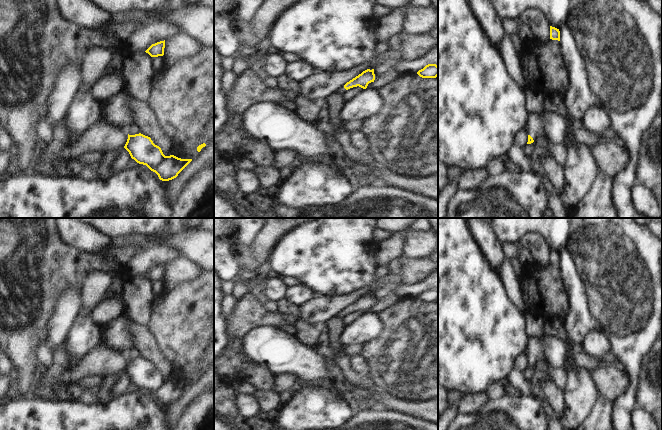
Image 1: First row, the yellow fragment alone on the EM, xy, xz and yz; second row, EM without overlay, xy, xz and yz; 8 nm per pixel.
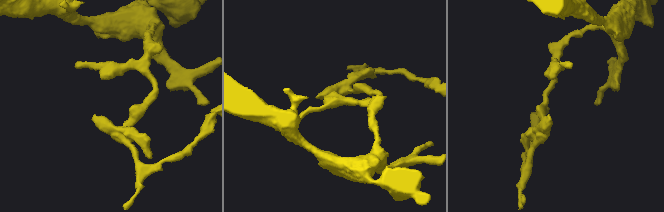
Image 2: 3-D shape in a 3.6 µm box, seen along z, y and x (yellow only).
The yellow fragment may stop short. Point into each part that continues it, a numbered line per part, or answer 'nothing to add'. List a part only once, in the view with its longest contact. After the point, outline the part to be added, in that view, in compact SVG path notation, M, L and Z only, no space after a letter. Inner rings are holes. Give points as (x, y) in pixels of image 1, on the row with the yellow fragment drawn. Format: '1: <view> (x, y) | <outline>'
1: yz (535, 124) | M529 115L528 116L528 123L526 125L526 131L528 135L530 135L533 140L536 137L538 132L542 133L543 130L543 115Z

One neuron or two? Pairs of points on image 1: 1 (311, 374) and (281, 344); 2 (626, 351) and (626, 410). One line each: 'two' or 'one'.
1: one
2: one

